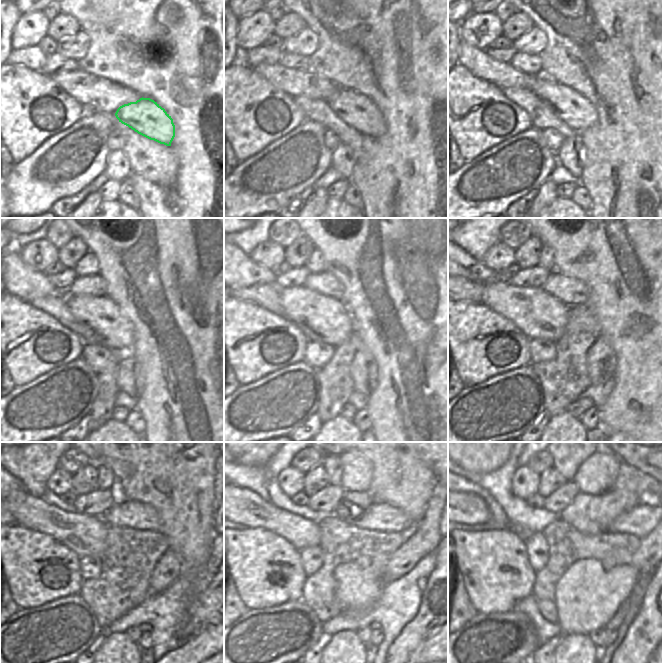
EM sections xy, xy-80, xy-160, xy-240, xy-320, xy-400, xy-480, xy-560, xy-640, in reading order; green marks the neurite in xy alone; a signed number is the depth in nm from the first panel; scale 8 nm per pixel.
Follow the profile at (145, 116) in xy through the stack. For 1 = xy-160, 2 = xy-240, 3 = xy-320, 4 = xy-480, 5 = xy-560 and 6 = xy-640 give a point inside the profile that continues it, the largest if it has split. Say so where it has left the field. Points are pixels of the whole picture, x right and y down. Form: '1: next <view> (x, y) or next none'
1: next xy-160 (575, 110)
2: next xy-240 (112, 330)
3: next xy-320 (321, 318)
4: next xy-480 (85, 535)
5: next xy-560 (244, 507)
6: next xy-640 (468, 508)

